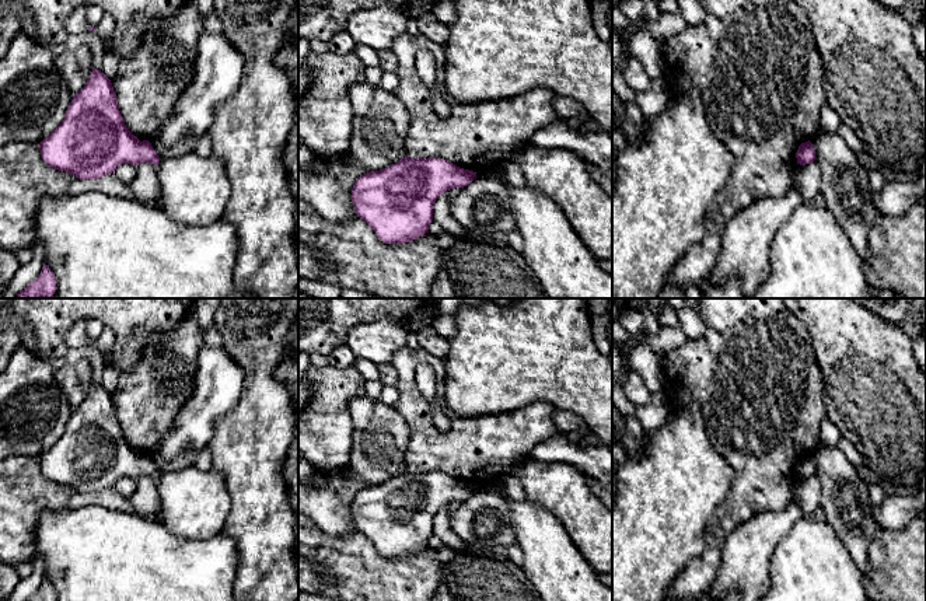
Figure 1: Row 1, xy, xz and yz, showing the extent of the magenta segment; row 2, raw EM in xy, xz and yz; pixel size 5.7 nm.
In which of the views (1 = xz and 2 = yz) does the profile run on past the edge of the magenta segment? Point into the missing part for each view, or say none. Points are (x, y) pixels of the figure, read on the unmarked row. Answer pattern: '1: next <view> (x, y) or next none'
1: next none
2: next none

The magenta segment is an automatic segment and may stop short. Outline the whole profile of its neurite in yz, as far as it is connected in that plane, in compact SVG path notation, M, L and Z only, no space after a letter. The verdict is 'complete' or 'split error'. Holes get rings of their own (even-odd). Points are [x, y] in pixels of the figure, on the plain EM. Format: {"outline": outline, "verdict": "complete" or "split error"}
{"outline": "M810 454L799 460L796 472L797 472L797 478L800 479L810 478L815 474L815 465Z", "verdict": "complete"}

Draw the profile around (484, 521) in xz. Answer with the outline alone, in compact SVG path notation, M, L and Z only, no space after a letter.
M476 489L450 514L451 530L469 551L503 551L516 544L507 500L495 492Z

